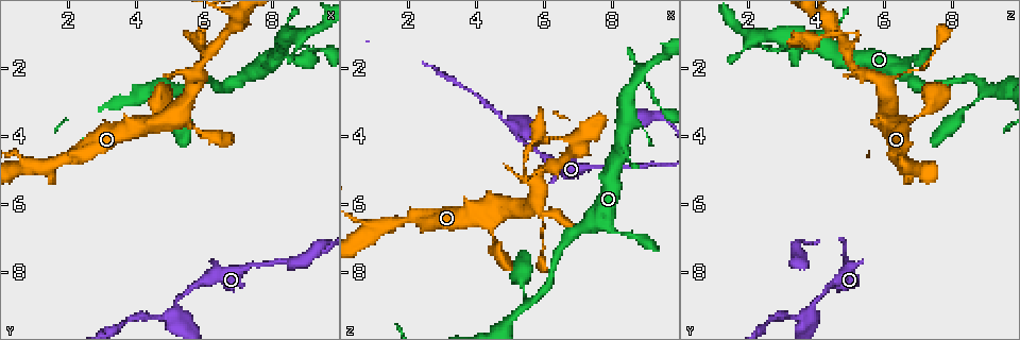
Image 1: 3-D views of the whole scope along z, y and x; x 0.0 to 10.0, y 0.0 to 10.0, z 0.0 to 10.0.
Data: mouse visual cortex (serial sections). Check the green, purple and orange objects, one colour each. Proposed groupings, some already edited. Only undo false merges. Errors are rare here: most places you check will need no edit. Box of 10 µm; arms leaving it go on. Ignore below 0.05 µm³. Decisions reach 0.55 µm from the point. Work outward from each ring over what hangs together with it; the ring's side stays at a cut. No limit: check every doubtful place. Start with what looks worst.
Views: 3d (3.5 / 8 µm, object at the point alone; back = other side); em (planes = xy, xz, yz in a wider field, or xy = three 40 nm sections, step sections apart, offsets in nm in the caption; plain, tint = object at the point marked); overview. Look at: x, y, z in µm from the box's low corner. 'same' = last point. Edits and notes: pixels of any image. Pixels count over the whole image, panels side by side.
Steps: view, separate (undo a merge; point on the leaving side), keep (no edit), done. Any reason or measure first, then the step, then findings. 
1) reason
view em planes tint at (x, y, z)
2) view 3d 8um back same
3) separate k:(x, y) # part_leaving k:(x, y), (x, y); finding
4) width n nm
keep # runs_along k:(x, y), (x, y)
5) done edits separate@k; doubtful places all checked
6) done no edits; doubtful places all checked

a fork
view 3d 3.5um at (5.70, 2.50, 5.95)

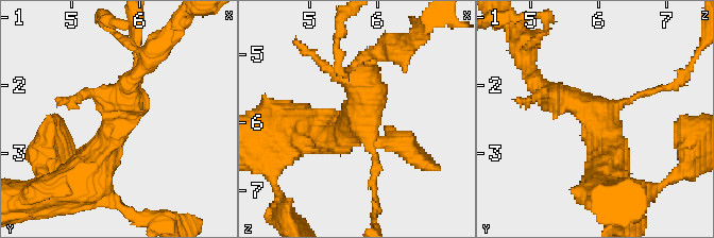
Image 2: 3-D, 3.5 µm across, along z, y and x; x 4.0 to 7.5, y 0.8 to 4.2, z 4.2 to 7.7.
arms 3; arm_widths 150, 400, 600 nm
view em planes tint at (5.70, 2.55, 6.05)

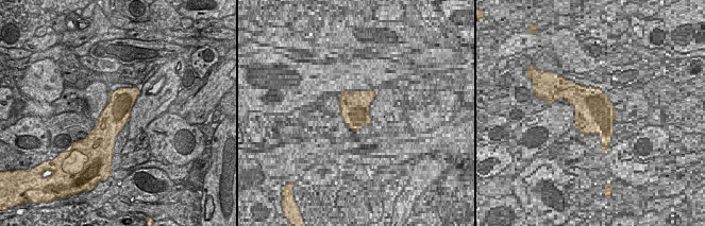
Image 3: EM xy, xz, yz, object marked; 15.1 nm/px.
keep # runs_along 2:(608, 182), (594, 114), (542, 87); continuous, no second cell

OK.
view 3d 3.5um at (5.20, 9.20, 3.80)

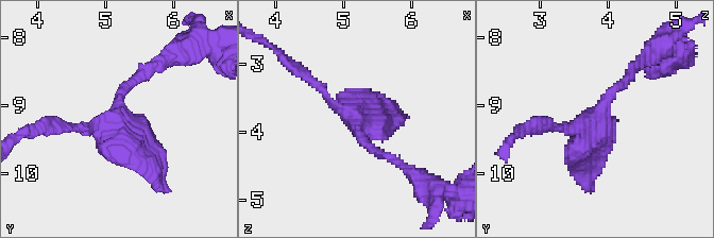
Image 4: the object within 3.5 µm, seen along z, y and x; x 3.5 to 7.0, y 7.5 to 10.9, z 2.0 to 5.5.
view em xy step 1 tint at (5.20, 9.15, 3.80)

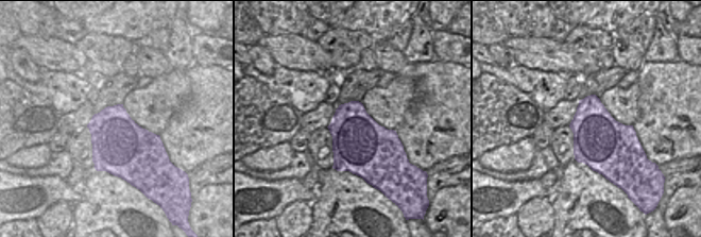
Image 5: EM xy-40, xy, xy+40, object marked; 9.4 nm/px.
view em xy step 2 tint same

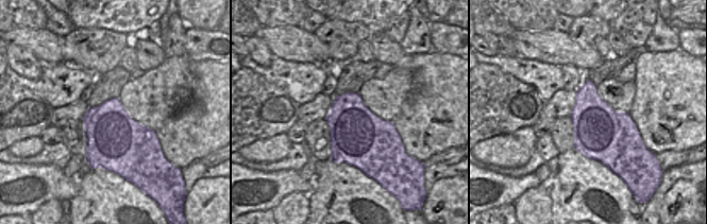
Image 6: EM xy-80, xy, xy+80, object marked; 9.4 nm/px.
width 500 nm
keep # runs_along 4:(634, 66), (596, 115), (593, 170); one cell here

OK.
abrupt turn
view 3d 3.5um at (5.50, 0.95, 5.20)

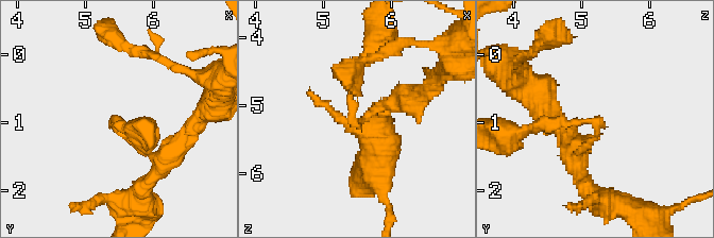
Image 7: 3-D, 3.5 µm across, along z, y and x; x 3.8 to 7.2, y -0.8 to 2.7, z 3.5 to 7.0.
view em xy step 1 tint at (5.50, 1.05, 5.25)

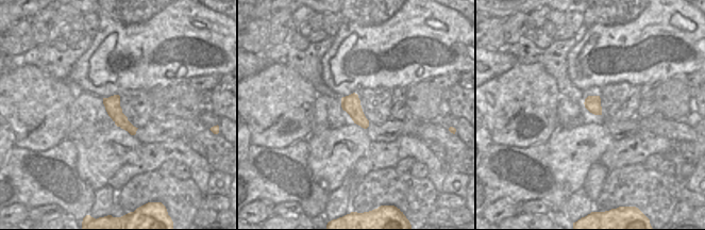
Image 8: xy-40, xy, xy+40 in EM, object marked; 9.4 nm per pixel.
width 170 nm
keep # runs_along 7:(579, 170), (596, 121), (536, 128); one cell here

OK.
three-way junction
view 3d 3.5um at (8.80, 1.10, 2.35)

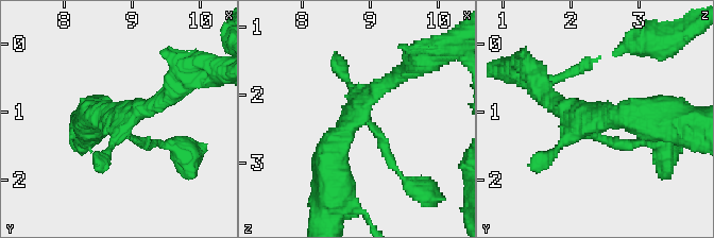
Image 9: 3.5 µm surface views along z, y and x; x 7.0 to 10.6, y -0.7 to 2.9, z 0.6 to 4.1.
need the tissue
view em xy step 1 plain at (8.75, 1.10, 2.30)

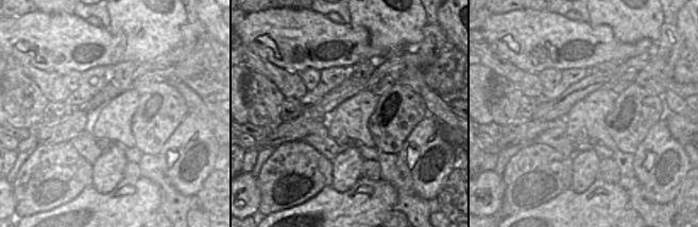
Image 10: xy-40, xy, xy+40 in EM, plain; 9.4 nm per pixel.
where the object lies
view em xy step 1 tint same

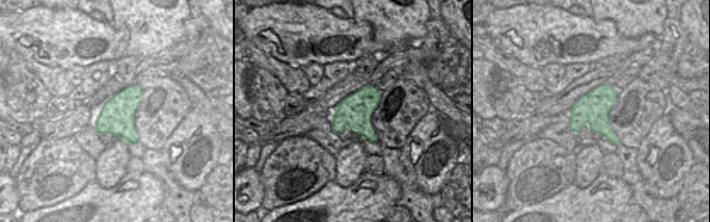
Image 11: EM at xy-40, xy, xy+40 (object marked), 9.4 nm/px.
keep # runs_along 9:(330, 177), (351, 118), (403, 71); one cell here

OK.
done no edits; doubtful places all checked

